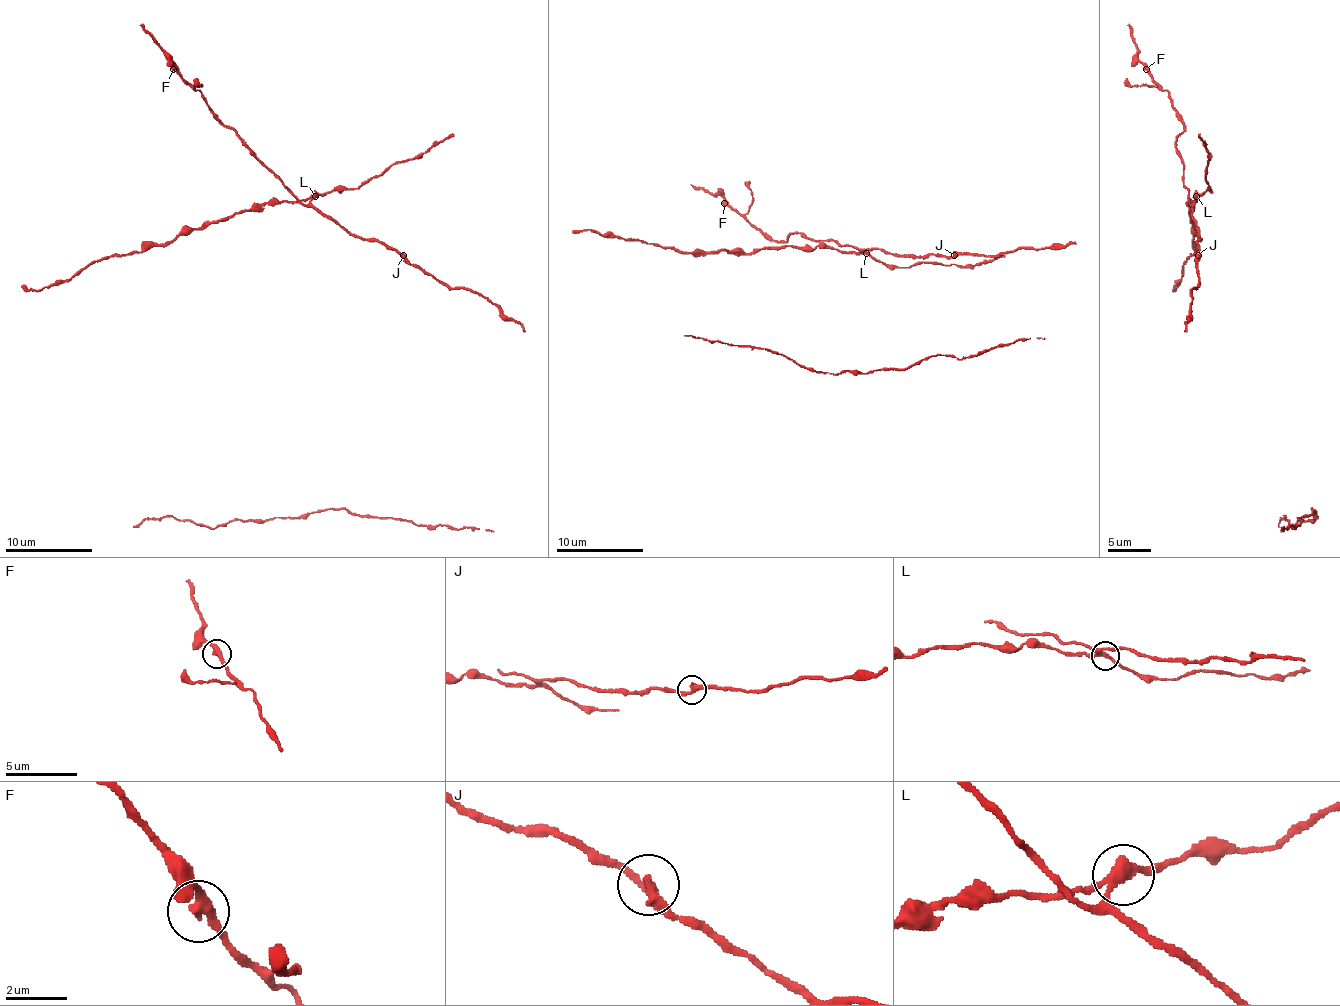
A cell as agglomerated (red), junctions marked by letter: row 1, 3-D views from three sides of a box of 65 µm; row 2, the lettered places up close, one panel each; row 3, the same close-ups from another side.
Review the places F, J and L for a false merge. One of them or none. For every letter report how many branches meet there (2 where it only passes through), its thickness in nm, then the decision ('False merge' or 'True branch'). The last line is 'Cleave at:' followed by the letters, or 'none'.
F: Branches: 2. Thickness 340 nm. True branch
J: Branches: 2. Thickness 320 nm. True branch
L: Branches: 3. Thickness 280 nm. False merge
Cleave at: L

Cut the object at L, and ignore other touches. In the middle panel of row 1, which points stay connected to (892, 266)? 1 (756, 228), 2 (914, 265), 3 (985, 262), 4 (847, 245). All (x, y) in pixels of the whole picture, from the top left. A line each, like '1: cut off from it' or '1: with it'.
1: cut off from it
2: with it
3: with it
4: cut off from it

